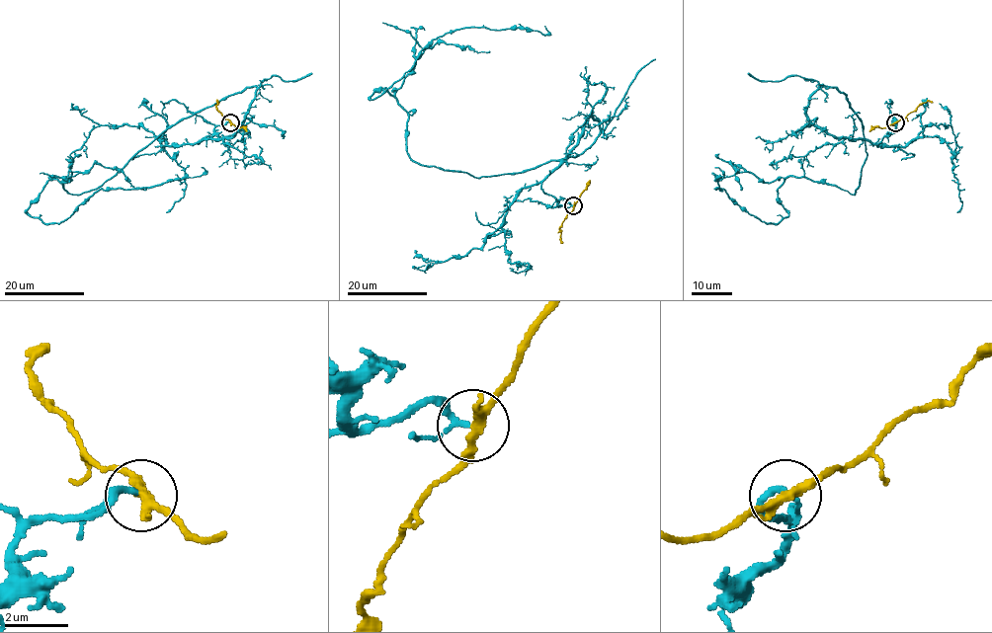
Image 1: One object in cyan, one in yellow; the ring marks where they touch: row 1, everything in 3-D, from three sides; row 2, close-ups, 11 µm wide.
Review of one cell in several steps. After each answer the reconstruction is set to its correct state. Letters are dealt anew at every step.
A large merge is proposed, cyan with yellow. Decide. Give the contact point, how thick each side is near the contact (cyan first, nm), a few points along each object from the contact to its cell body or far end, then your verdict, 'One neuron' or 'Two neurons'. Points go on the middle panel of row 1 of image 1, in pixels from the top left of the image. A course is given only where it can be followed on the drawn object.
Place: (573, 205). Thickness 150 nm (cyan) against 240 nm. Course of cyan: (573, 205), (541, 184), (596, 119), (475, 178), (370, 99), (445, 34), (544, 26). Course of yellow: (573, 205), (560, 227), (563, 243). One neuron

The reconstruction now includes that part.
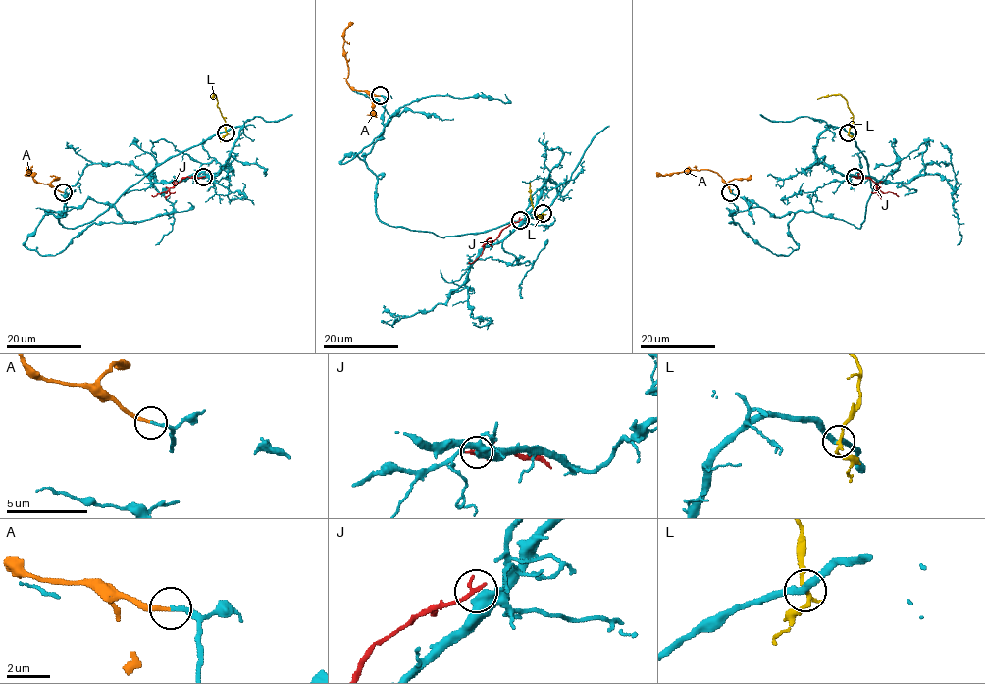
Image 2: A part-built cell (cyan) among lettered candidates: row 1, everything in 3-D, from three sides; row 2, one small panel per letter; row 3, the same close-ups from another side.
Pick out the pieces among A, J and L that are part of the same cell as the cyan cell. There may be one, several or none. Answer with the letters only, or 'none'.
A

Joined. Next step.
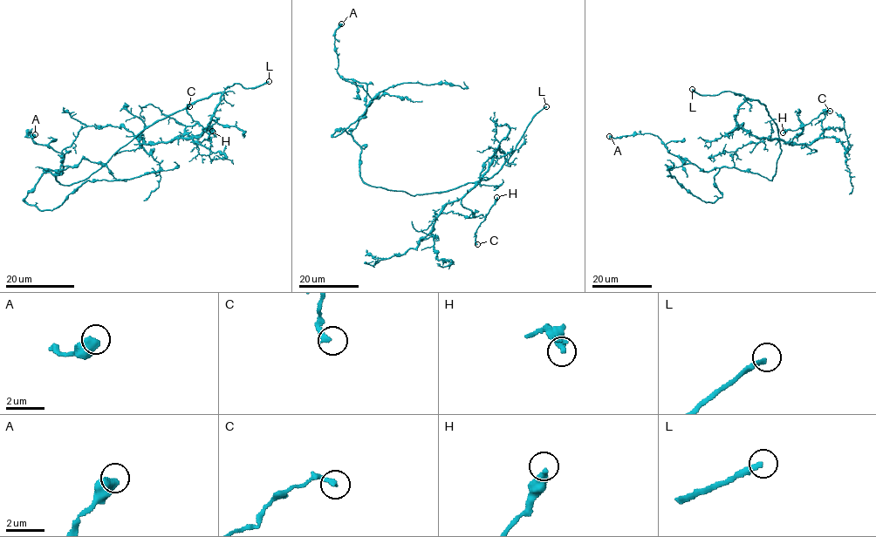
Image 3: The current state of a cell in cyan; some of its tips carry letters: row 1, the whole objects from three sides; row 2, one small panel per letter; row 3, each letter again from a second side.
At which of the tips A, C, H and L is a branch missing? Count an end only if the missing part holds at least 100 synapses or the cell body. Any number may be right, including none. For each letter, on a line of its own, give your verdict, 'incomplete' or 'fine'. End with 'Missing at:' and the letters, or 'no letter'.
A: fine
C: fine
H: fine
L: incomplete
Missing at: L

